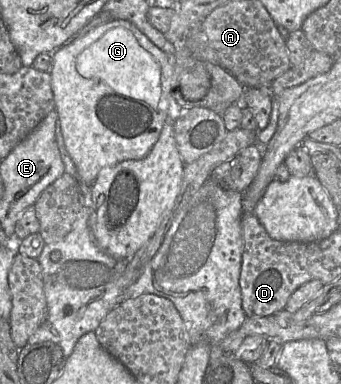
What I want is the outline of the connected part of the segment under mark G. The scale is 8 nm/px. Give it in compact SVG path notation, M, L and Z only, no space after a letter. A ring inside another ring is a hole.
M114 19L110 22L93 28L87 33L70 39L57 50L53 51L51 59L51 87L54 95L55 110L62 135L64 137L66 151L73 160L77 173L82 182L92 185L101 169L113 166L125 160L140 160L148 155L157 142L161 130L168 118L176 120L179 117L181 107L172 95L172 82L175 71L175 61L158 48L145 34L143 34L132 22L123 19Z

